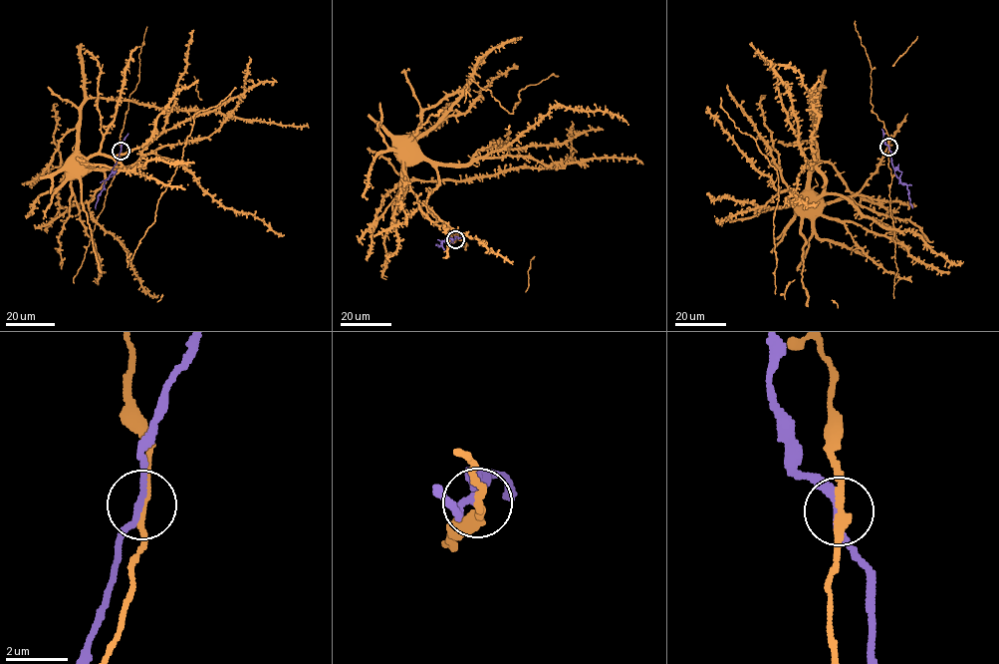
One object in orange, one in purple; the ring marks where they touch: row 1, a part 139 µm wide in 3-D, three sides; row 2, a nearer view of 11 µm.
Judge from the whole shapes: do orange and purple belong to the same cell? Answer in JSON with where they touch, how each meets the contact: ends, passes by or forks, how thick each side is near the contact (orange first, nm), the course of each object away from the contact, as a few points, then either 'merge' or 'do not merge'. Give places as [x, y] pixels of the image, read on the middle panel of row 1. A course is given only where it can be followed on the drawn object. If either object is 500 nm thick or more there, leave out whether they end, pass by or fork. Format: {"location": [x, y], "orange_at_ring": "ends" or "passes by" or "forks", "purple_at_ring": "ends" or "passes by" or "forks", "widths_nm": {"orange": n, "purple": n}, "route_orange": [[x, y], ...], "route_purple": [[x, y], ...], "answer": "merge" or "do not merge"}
{"location": [455, 239], "orange_at_ring": "passes by", "purple_at_ring": "passes by", "widths_nm": {"orange": 220, "purple": 220}, "route_orange": [[455, 239], [426, 205], [427, 193], [438, 183], [437, 169], [416, 148], [403, 143]], "route_purple": [[455, 239], [447, 237], [441, 246], [436, 244]], "answer": "do not merge"}

